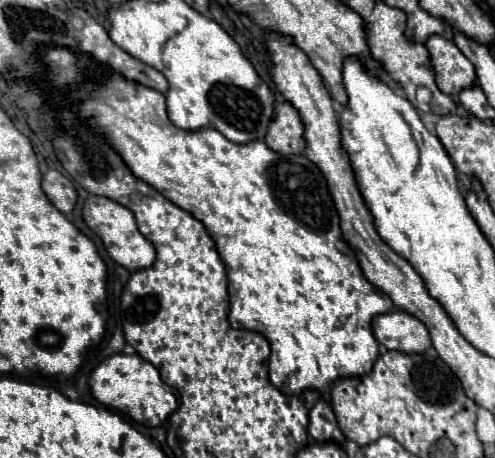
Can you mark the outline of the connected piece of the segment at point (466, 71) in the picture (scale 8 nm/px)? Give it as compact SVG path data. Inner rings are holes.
M430 36L426 42L426 50L430 54L436 84L444 94L456 96L460 90L476 86L474 64L458 50L452 40Z

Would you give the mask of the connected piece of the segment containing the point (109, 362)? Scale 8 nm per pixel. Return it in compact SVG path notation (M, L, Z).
M114 354L114 356L106 358L92 372L90 388L92 388L94 398L100 404L104 404L124 416L130 416L138 424L158 426L180 406L178 396L174 394L174 390L168 384L162 382L158 370L150 362L142 360L138 354L132 354L132 356Z

